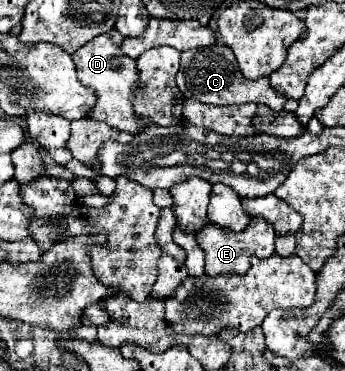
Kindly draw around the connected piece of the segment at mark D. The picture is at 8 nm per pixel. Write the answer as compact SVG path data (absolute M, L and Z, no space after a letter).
M111 29L99 37L91 39L83 47L79 47L73 53L73 61L77 65L77 77L79 77L81 85L91 87L97 97L97 101L91 107L87 117L103 121L119 131L137 135L139 131L149 127L135 115L135 107L133 107L133 97L135 97L135 93L143 91L143 83L139 81L139 71L137 71L135 59L121 53L121 41L123 41L123 35L117 33L117 29Z

